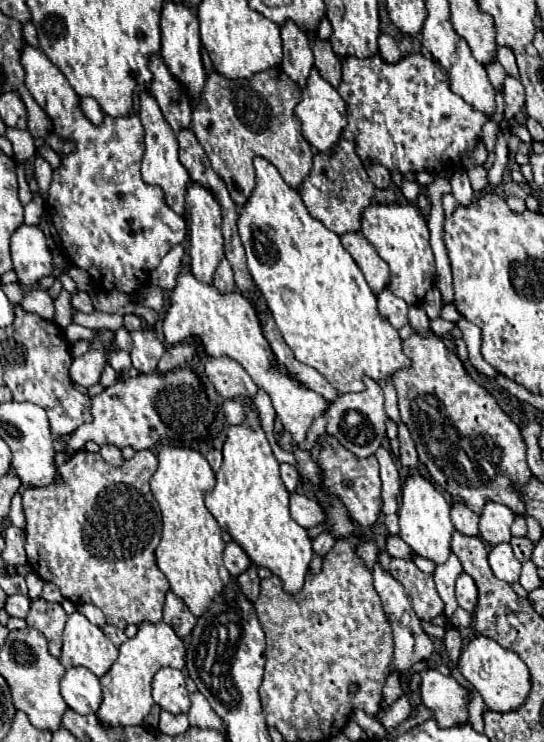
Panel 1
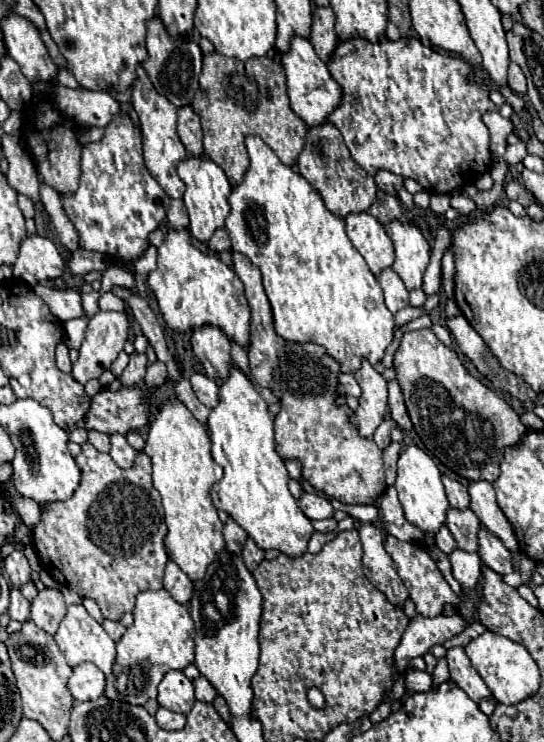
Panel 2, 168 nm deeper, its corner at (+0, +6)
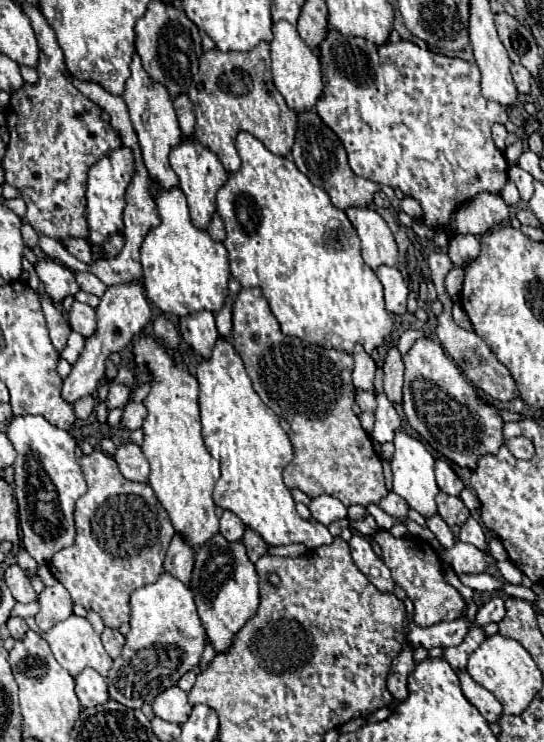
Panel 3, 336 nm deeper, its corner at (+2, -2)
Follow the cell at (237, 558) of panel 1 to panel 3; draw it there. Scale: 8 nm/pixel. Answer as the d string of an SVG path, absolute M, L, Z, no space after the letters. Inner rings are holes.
M225 510L223 516L219 518L219 532L229 540L229 542L235 542L243 536L243 530L245 530L245 524L237 518L237 514L233 514L231 510Z

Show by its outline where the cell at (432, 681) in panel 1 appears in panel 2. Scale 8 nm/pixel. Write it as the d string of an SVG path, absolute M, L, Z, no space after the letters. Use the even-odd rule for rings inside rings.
M409 670L407 672L407 688L413 692L423 692L429 690L429 686L433 686L431 674L425 670Z

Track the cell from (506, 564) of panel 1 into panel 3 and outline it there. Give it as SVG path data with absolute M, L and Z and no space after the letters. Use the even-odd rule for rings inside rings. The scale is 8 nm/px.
M469 516L467 522L461 526L457 538L461 542L469 542L469 544L477 546L479 550L487 550L487 538L485 538L485 532L483 532L483 526L473 516Z

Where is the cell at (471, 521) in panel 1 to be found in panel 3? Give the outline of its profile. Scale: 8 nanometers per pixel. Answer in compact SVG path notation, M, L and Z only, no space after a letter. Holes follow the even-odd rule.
M445 458L435 460L435 476L437 476L437 486L453 496L459 496L459 492L463 490L463 482L461 478L453 472L453 468L449 466L449 462Z

